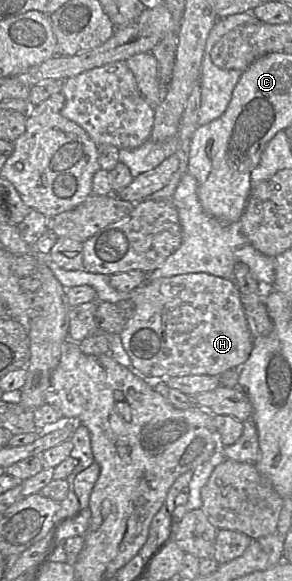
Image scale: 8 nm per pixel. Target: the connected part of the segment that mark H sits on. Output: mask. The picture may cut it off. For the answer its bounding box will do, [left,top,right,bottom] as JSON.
[119,273,253,379]

